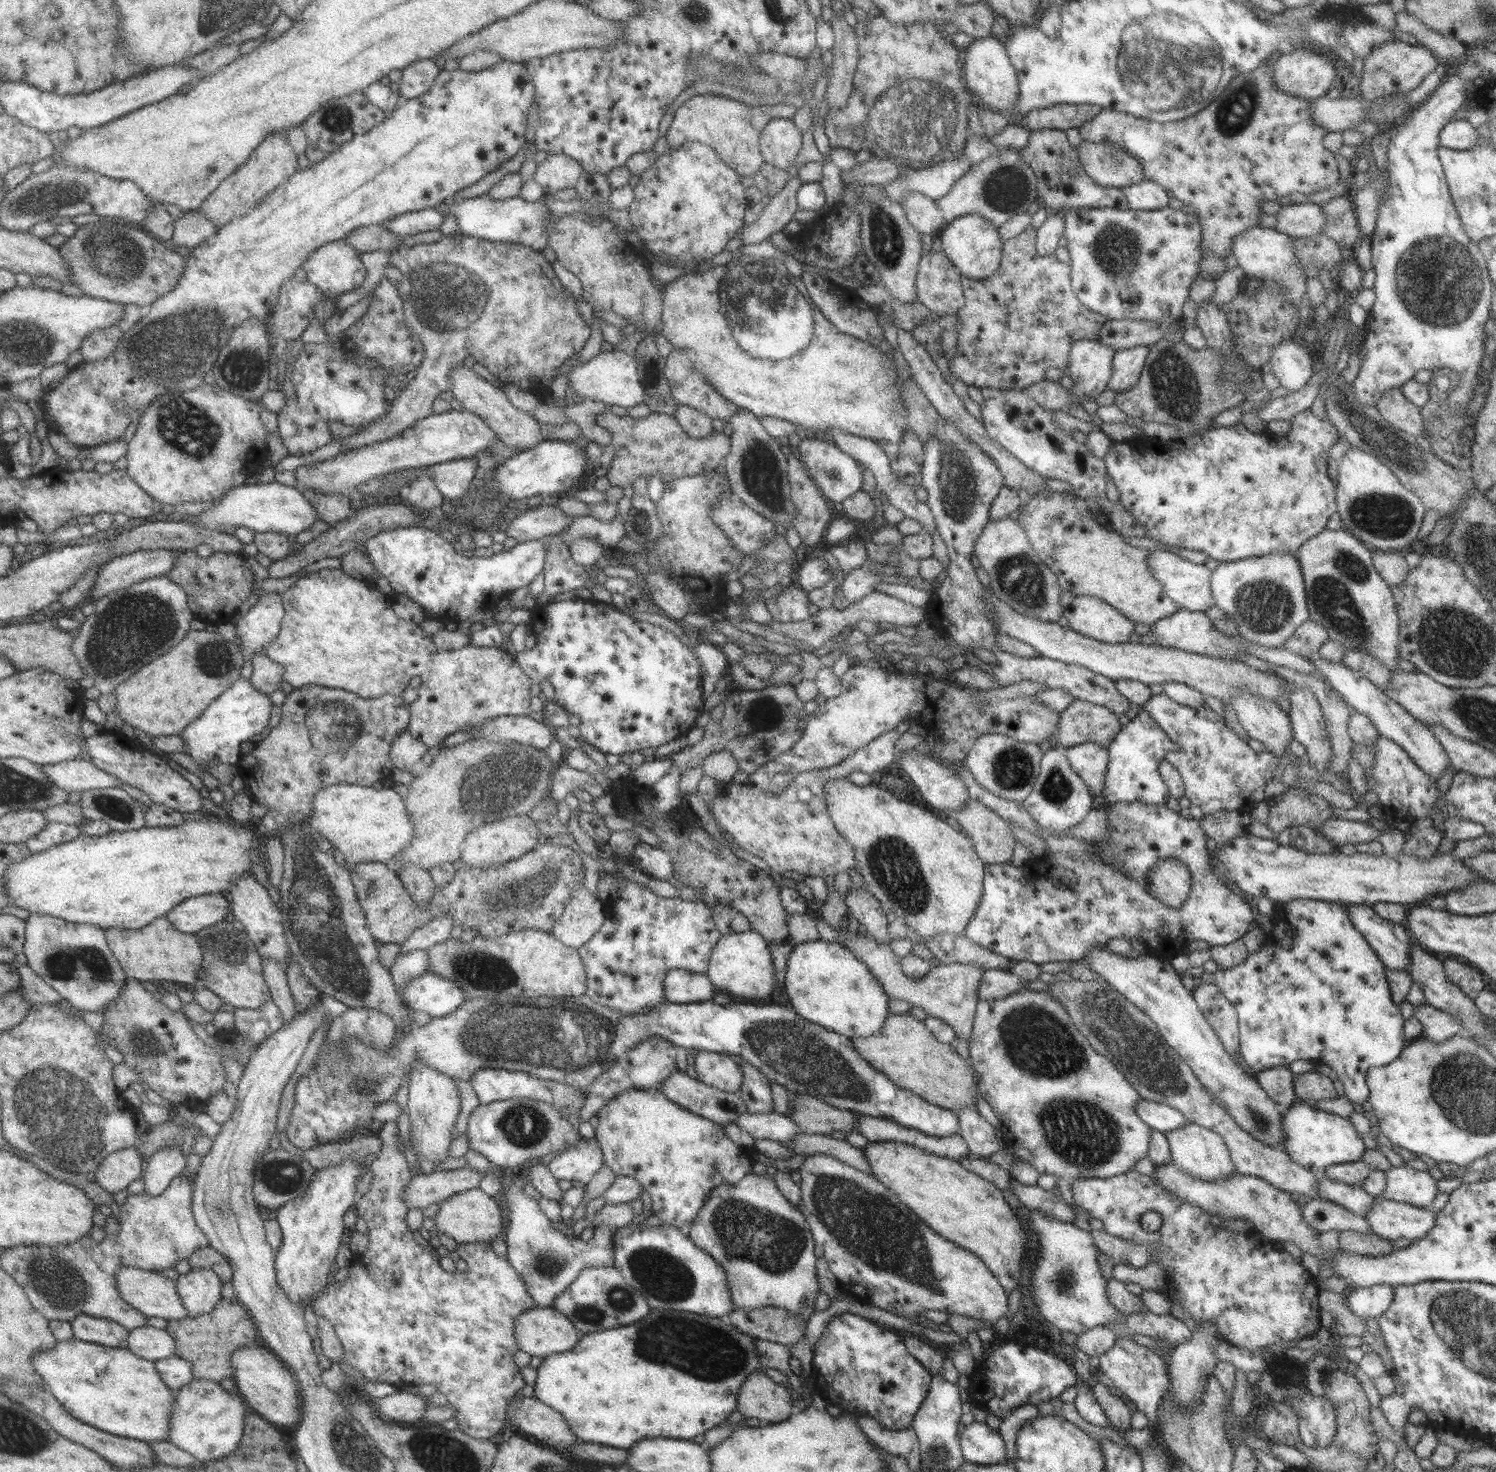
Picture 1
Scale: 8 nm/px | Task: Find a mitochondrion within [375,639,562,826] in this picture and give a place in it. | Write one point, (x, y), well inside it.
(497, 782)

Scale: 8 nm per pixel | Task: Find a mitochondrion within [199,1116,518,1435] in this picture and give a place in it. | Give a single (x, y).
(282, 1177)

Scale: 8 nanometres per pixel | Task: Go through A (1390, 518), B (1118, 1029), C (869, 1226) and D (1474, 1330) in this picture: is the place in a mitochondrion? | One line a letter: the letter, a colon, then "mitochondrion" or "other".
A: mitochondrion
B: mitochondrion
C: mitochondrion
D: mitochondrion

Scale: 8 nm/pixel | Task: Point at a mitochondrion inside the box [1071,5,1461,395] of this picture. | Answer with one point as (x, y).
(1174, 59)

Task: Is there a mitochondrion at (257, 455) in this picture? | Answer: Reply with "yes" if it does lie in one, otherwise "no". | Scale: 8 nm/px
no

